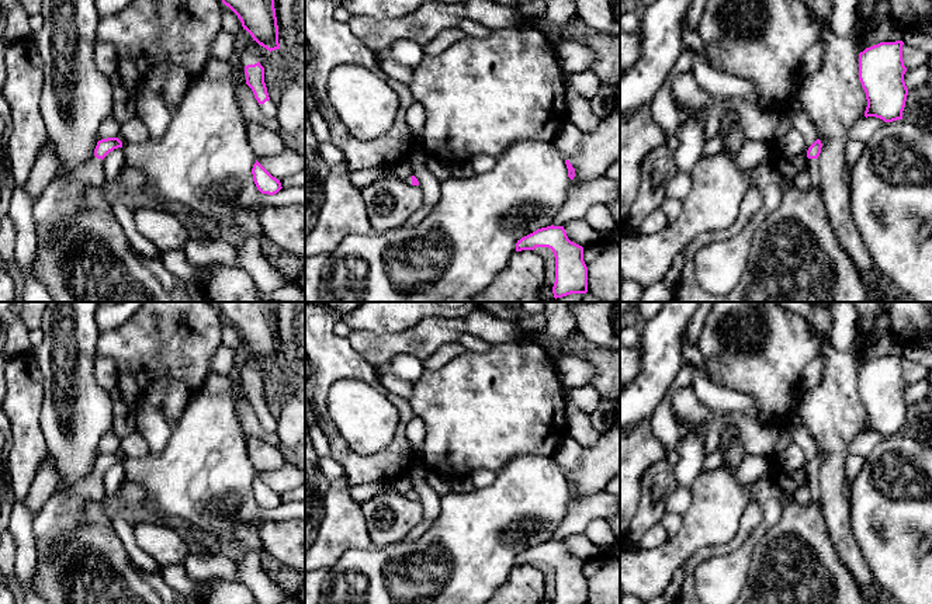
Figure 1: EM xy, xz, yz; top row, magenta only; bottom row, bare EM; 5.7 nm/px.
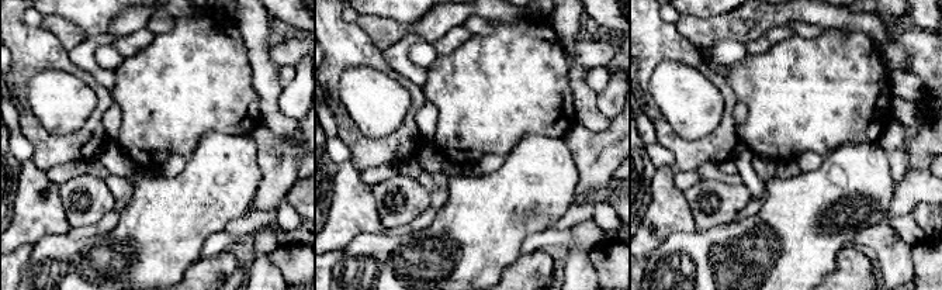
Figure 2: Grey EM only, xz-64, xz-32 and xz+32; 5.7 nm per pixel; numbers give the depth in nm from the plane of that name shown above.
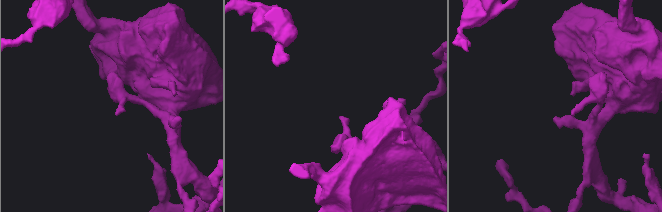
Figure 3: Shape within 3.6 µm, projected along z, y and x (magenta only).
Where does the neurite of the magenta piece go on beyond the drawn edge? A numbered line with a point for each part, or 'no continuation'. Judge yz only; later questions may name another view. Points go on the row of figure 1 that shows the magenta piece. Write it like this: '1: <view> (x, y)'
1: yz (813, 169)

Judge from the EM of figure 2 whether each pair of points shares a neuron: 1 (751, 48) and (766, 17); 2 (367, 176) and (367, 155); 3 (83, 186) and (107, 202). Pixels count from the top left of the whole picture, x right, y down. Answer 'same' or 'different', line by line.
1: different
2: different
3: same

